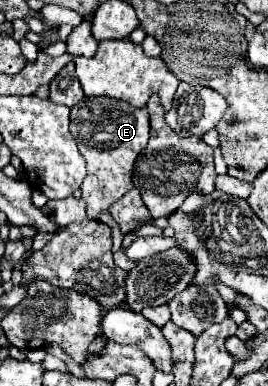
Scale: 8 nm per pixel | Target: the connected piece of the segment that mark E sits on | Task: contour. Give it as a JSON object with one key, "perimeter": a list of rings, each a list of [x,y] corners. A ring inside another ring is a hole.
{"perimeter":[[[85,97],[71,109],[71,133],[87,161],[87,177],[81,185],[89,219],[99,219],[113,201],[133,189],[133,165],[149,141],[149,113],[111,97]]]}

